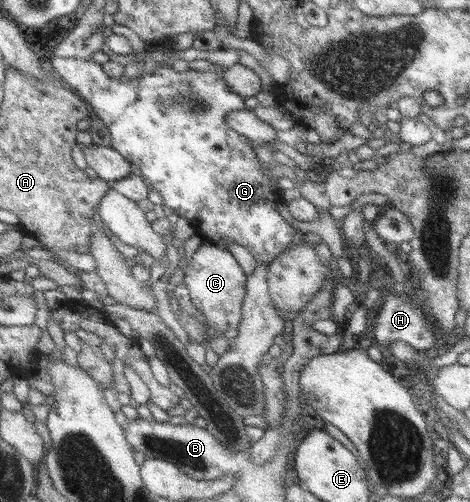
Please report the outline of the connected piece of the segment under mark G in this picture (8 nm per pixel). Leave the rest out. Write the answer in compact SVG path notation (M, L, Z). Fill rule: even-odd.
M55 56L52 60L53 70L62 76L62 80L65 85L70 89L75 90L79 93L93 108L93 110L107 123L107 126L111 129L113 137L113 147L118 149L132 164L135 164L145 177L145 180L156 187L156 190L160 192L164 198L164 207L172 208L179 215L188 218L197 234L205 239L205 242L211 242L213 244L223 245L227 247L227 243L235 241L240 245L246 247L251 254L253 254L256 262L271 261L273 258L277 257L281 252L287 250L286 246L293 240L293 226L289 226L281 214L277 212L277 188L273 188L271 184L275 184L277 181L273 180L272 176L264 174L262 172L263 164L259 160L257 164L257 158L255 158L255 148L253 148L253 143L250 137L243 134L239 134L231 125L227 122L227 117L230 112L242 111L249 109L245 105L245 97L241 96L239 93L235 92L230 84L227 82L225 73L217 72L214 69L209 69L208 71L197 71L188 69L187 71L178 72L173 69L171 64L159 64L156 71L153 73L143 73L141 77L137 79L123 78L113 78L107 74L104 69L104 65L97 64L93 60L79 60L78 58L63 58Z

